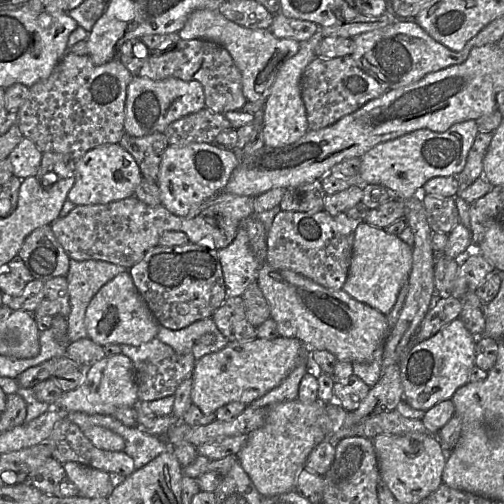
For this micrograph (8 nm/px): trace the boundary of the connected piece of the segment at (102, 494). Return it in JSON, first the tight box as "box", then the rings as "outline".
{"box":[63,462,115,498],"outline":[[[77,462],[63,464],[66,478],[78,489],[78,495],[85,498],[108,498],[115,487],[108,473]]]}

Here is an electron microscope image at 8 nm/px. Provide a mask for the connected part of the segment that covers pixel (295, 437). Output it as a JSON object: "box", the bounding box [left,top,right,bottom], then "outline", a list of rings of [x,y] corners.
{"box":[236,399,326,497],"outline":[[[296,399],[267,406],[264,425],[247,435],[246,444],[236,456],[242,469],[262,497],[276,496],[295,490],[296,478],[305,468],[309,454],[319,443],[326,441],[325,432],[318,424],[318,419],[325,413],[325,405],[326,403],[320,400],[302,403]]]}

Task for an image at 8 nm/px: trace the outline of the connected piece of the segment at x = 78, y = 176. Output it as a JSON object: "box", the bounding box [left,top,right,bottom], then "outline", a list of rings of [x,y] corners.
{"box":[67,143,142,205],"outline":[[[118,143],[103,144],[74,160],[74,185],[67,200],[75,205],[108,204],[133,197],[142,174],[133,156]]]}

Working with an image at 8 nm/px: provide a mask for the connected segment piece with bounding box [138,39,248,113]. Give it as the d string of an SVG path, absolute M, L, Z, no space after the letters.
M180 39L173 50L151 53L138 76L152 80L178 78L184 81L198 81L204 89L206 108L216 113L241 110L248 101L242 90L241 72L231 54L223 46L210 40Z

